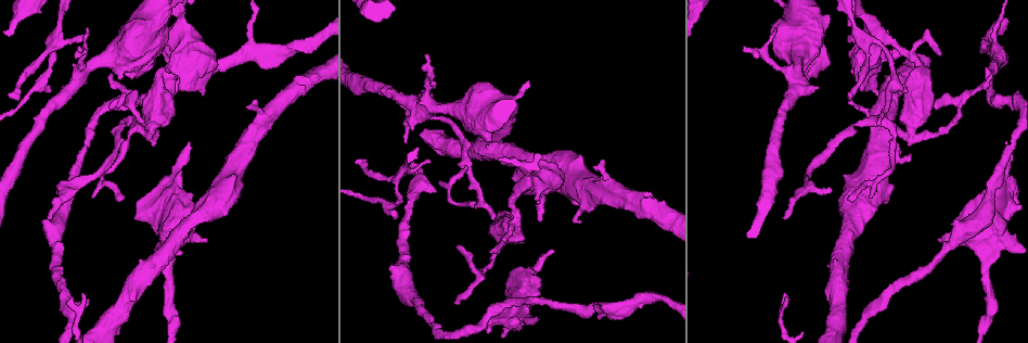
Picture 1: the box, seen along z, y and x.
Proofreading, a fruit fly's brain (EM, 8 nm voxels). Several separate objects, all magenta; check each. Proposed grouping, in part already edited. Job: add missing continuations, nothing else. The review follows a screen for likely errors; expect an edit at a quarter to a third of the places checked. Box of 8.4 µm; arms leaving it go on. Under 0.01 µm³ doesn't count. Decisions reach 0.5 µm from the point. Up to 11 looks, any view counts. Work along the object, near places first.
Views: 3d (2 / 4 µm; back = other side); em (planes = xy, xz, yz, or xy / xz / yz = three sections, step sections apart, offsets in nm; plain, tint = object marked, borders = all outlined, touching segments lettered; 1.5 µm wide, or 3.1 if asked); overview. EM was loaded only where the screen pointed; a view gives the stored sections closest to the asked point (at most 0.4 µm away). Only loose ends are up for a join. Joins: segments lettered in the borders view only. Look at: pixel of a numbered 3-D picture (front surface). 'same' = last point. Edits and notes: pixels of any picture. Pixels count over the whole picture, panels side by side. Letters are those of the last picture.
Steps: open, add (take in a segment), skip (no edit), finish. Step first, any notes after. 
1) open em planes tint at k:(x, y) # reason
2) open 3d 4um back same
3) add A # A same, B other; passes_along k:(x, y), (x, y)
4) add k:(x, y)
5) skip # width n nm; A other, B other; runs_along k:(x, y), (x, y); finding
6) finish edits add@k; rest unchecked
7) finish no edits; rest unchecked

open 3d 2um at 1:(744, 47) # thin end

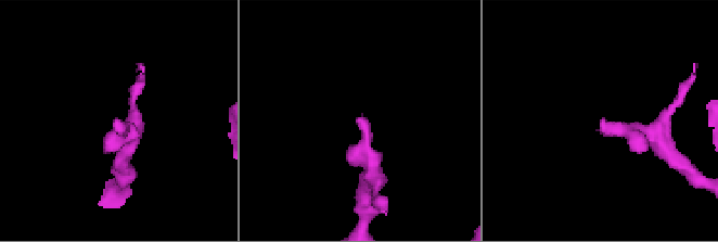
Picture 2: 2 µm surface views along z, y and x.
open em yz step 4 borders at 2:(602, 125)

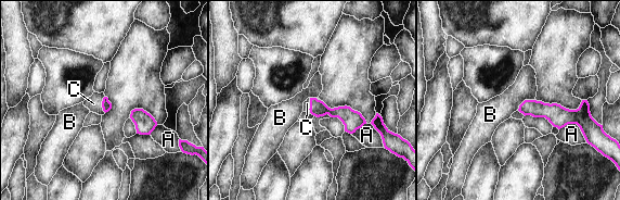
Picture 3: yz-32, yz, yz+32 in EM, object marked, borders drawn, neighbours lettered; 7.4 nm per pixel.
open em planes borders same # cut it another way

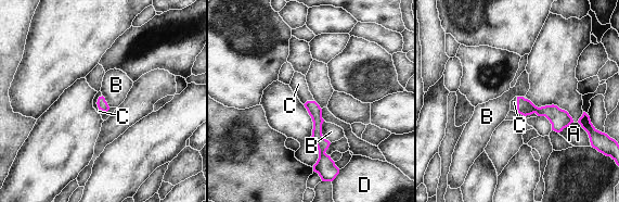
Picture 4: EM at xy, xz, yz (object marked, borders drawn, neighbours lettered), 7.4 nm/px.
add C # A other, B other, C same, D other; passes_along 4:(102, 104), (97, 103), (99, 93); it goes on there

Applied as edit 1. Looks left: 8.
open overview

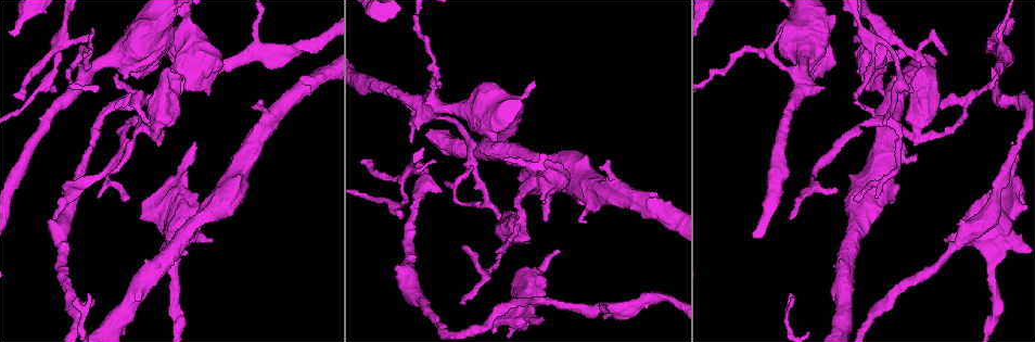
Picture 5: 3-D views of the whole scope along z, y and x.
open 3d 2um at 5:(86, 35) # tapers out

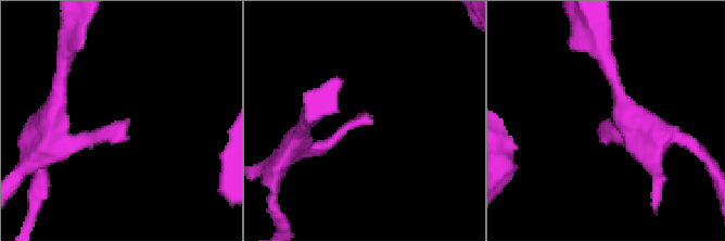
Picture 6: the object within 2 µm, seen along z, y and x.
open em planes borders at 6:(127, 120) # now the EM

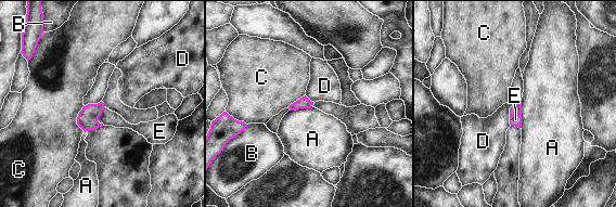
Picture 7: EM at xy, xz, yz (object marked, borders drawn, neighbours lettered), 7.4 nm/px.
add E # longest_contact C 200 nm; A other, B other, C other, D other, E same; it goes on there

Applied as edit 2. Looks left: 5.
open em xy step 4 borders at 5:(213, 238) # free end

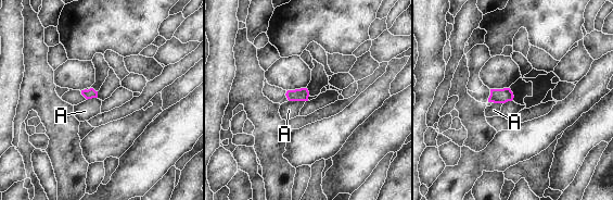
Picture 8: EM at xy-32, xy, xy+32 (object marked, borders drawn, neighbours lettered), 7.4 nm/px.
open em planes borders same

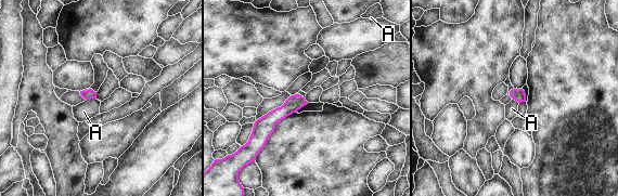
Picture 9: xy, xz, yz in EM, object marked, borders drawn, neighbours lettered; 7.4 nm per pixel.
skip # A other; runs_along 9:(303, 101), (280, 113), (258, 142); none of them fits

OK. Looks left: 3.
open overview

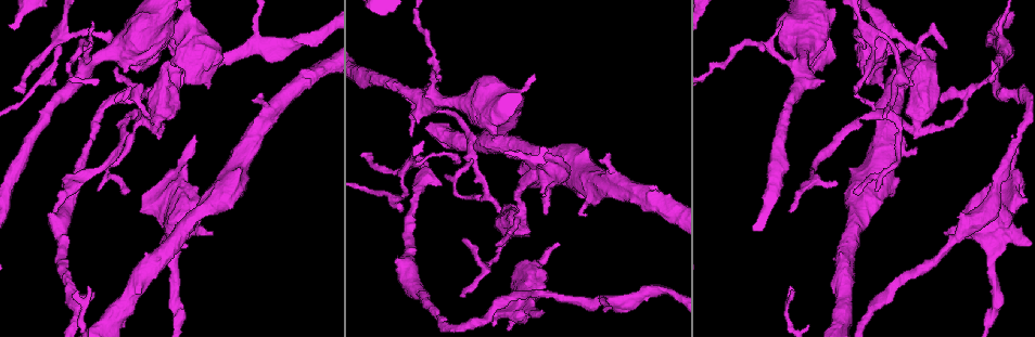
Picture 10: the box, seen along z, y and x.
open em planes plain at 10:(541, 312) # branch stops here

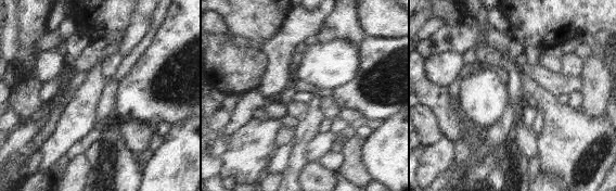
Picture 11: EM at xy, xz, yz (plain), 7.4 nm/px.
open em planes borders same

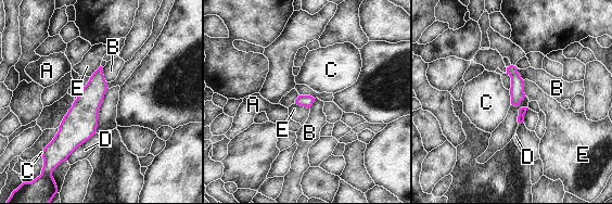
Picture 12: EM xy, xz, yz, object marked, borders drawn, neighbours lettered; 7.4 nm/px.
skip # A other, B other, C other, D other, E other; runs_along 12:(100, 71), (80, 123), (58, 150); none of them fits

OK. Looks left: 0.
finish edits add@4, add@7; rest unchecked

